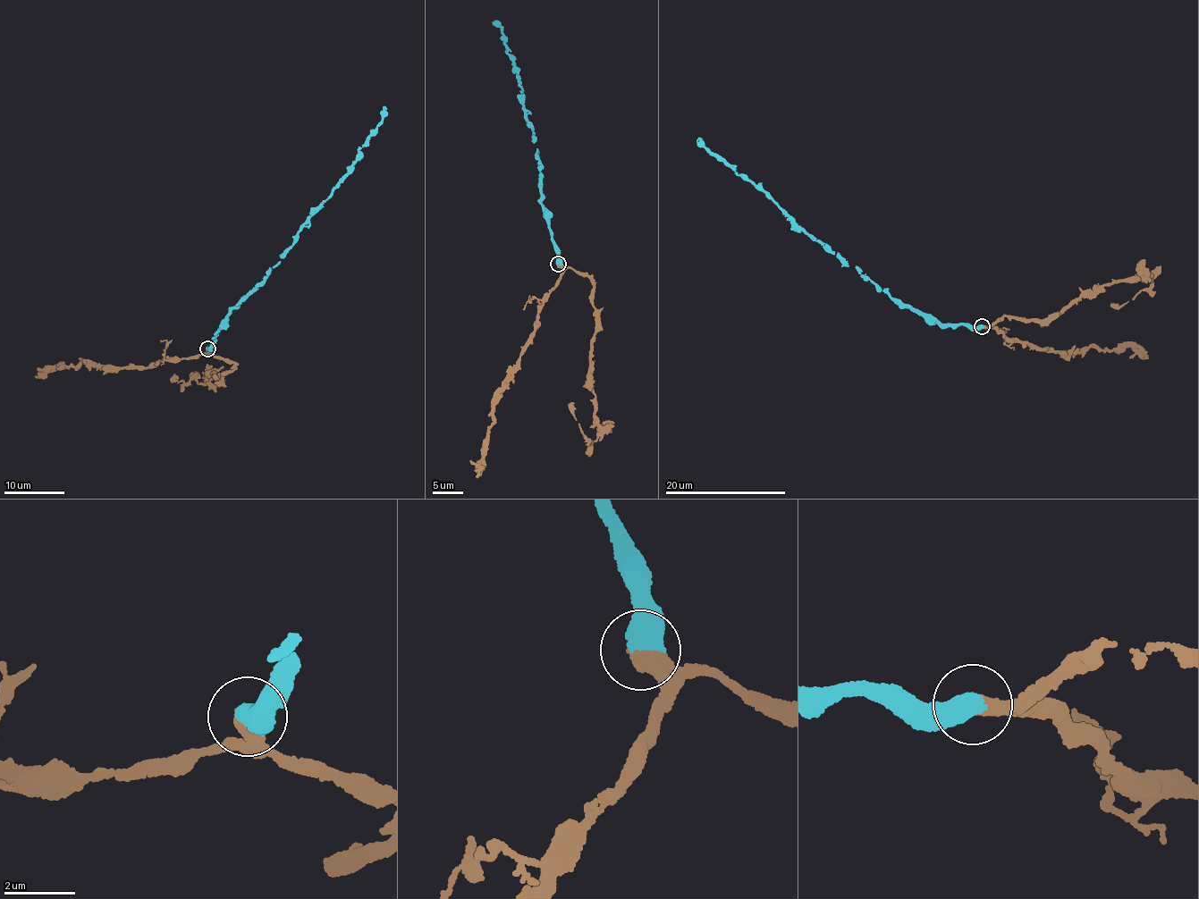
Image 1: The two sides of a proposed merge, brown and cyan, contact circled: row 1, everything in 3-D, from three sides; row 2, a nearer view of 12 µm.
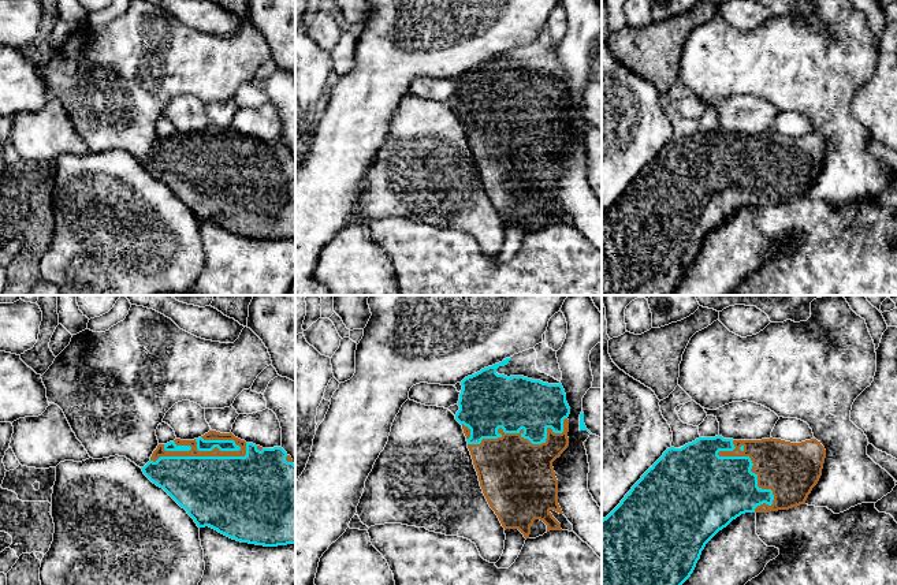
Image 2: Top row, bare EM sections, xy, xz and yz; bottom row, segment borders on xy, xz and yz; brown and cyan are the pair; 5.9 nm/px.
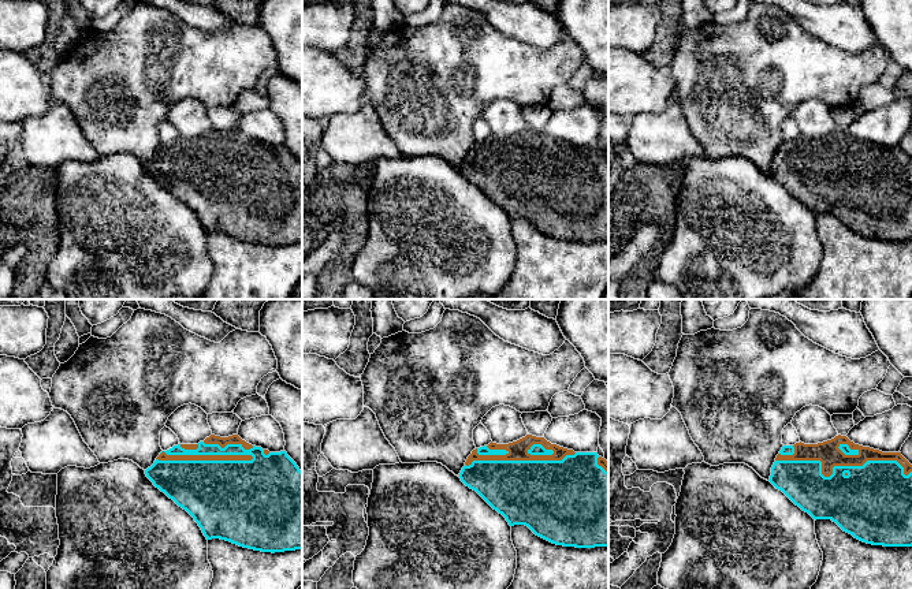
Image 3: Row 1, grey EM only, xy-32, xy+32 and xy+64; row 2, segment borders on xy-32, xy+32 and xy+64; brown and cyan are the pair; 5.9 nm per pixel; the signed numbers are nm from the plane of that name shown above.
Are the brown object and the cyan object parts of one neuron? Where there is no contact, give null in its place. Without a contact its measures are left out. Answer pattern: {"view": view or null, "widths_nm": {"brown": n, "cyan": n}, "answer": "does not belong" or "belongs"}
{"view": "xz", "widths_nm": {"brown": 440, "cyan": 320}, "answer": "belongs"}

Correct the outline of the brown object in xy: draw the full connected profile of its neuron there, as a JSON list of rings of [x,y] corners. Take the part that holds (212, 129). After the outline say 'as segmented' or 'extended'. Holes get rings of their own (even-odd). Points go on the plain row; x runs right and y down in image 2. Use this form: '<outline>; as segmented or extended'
[[[209,124],[194,134],[175,133],[159,138],[150,154],[141,163],[187,205],[198,221],[209,220],[232,234],[256,239],[295,238],[295,159],[282,141],[263,142],[235,131],[231,126]]]; extended

